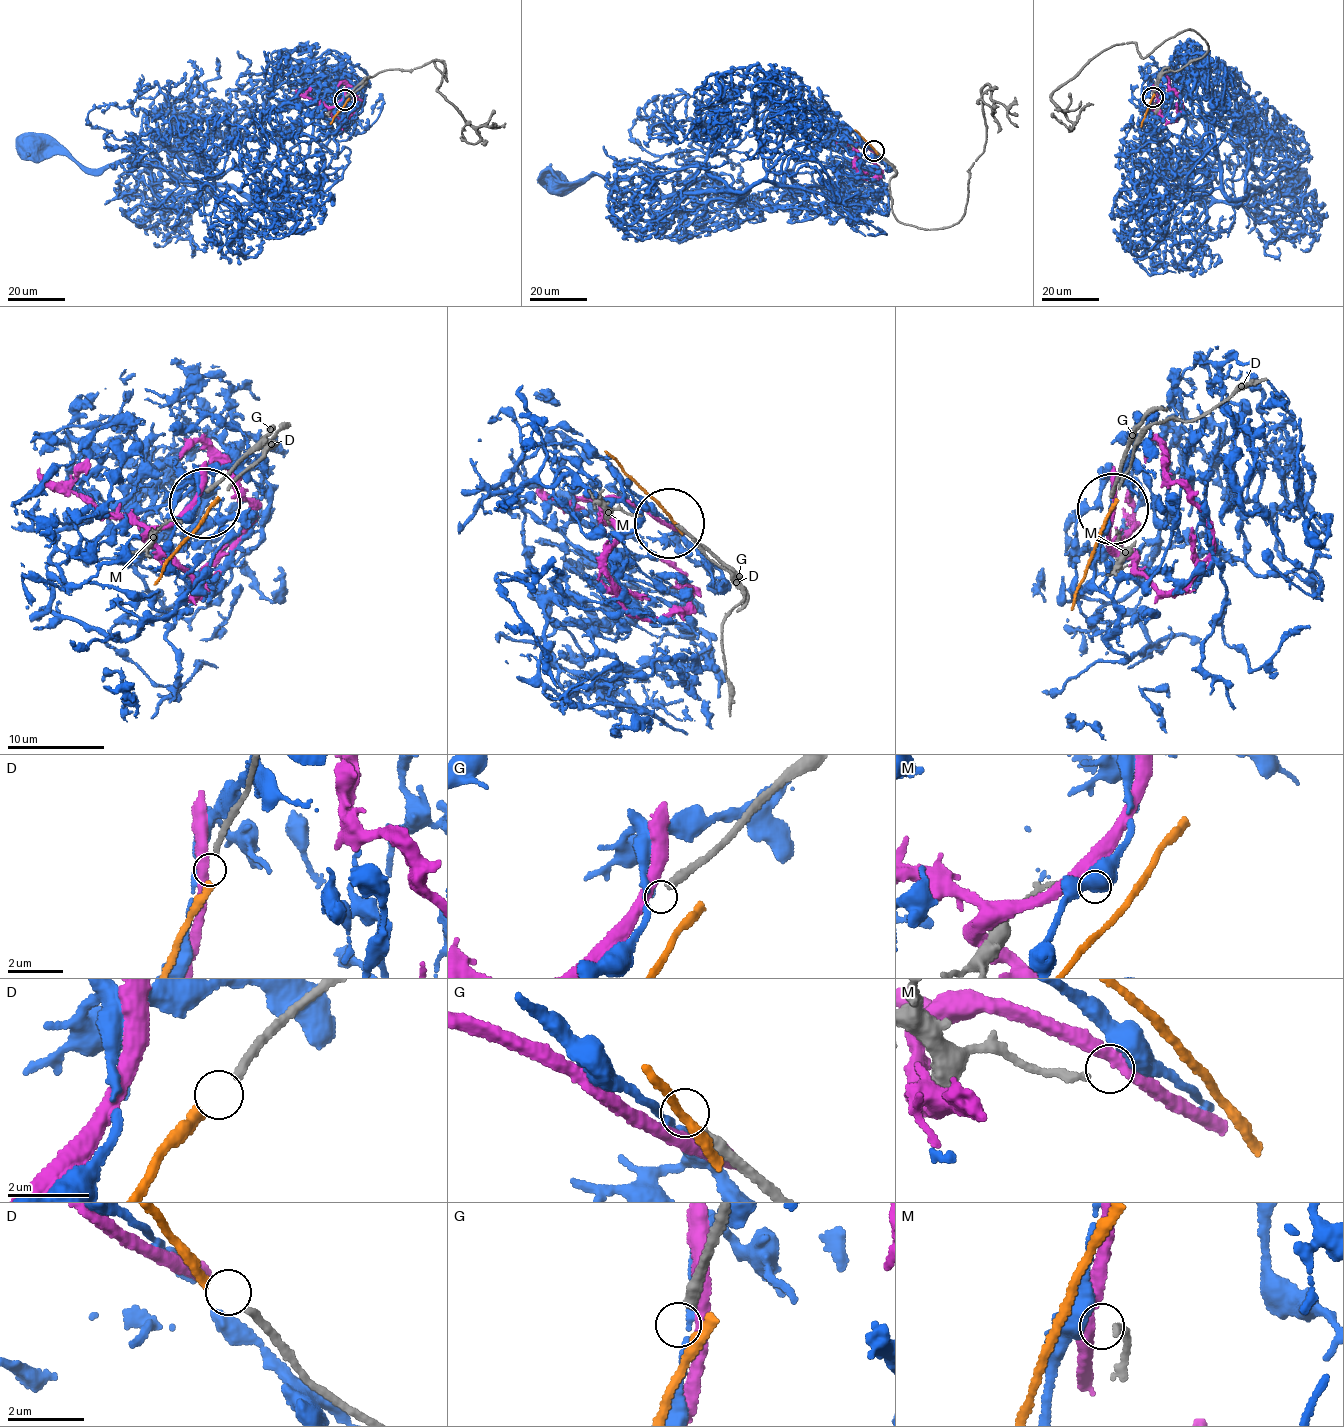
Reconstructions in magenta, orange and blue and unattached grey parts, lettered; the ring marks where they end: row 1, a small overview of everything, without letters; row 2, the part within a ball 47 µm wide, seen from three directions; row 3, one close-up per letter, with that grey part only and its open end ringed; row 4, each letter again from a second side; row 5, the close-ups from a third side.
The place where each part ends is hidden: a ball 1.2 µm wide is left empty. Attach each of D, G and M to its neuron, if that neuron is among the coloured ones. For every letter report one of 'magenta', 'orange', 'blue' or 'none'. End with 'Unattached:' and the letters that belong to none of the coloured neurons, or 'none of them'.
D: orange
G: none
M: blue
Unattached: G

